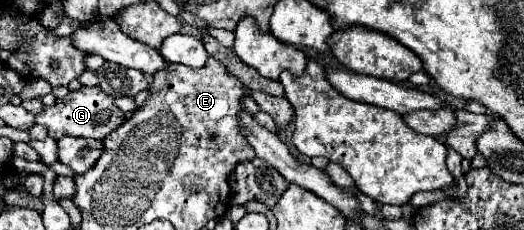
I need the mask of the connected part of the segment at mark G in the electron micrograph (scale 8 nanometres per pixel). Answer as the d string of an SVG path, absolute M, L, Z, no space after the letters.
M82 87L80 91L70 91L64 99L58 99L54 107L46 107L44 113L36 115L36 121L44 125L48 135L56 141L64 135L104 139L108 133L122 125L124 113L114 105L114 97L104 93L100 87Z

